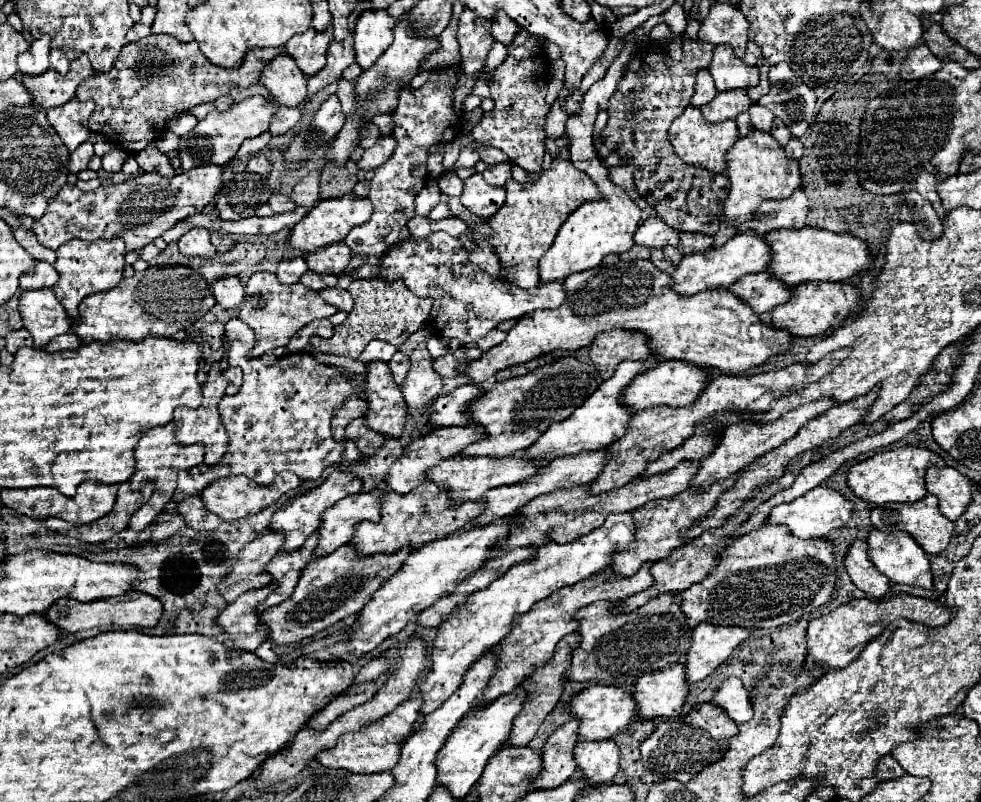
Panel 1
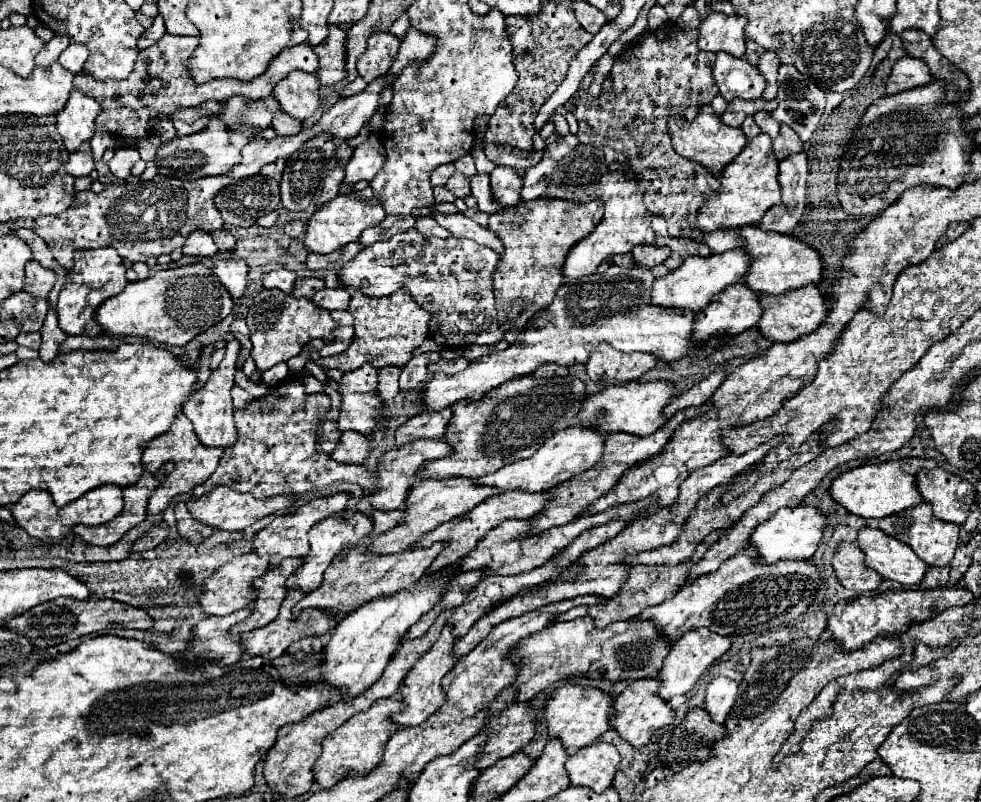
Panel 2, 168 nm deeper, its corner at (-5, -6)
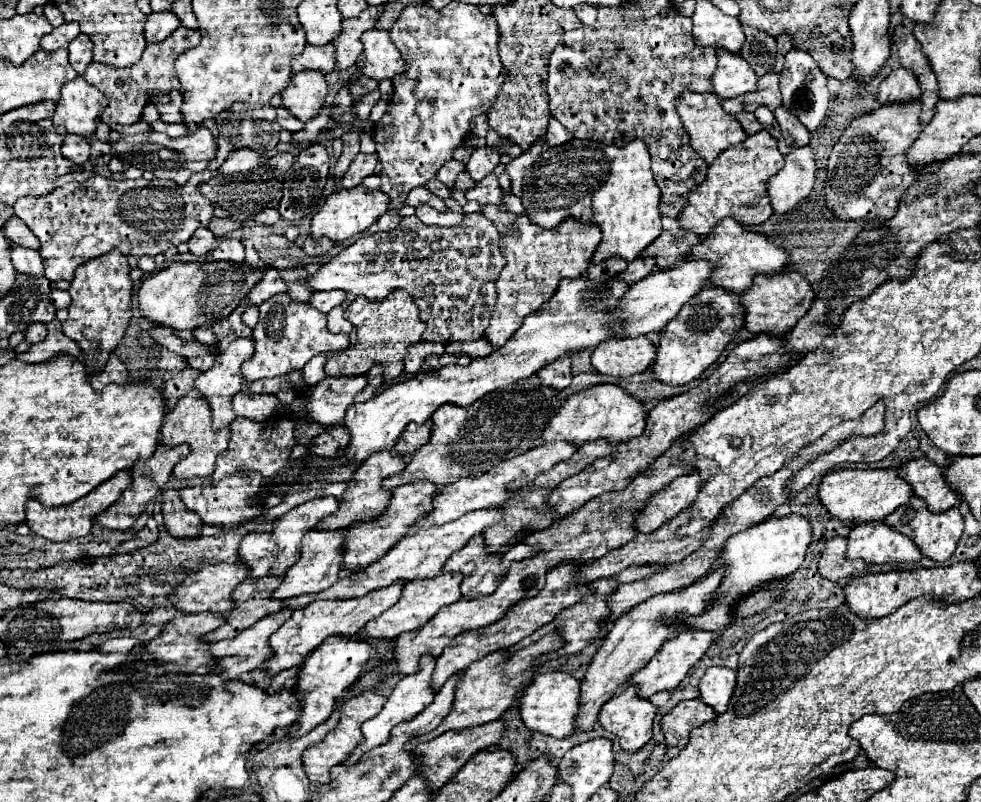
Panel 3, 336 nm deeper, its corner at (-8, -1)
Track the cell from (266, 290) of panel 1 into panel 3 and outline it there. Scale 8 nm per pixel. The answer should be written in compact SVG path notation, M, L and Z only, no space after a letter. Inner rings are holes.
M286 293L274 295L260 307L260 321L254 329L256 355L248 363L242 363L242 377L246 381L258 381L266 377L278 377L302 369L314 355L328 351L344 351L350 347L350 337L332 335L326 327L326 315L316 311L310 303L292 301Z

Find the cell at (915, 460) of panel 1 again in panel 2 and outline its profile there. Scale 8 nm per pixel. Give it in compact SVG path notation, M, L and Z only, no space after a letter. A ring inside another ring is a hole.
M899 458L899 460L883 462L883 464L859 466L859 468L843 472L839 478L833 480L831 496L835 502L839 502L843 508L847 508L855 516L861 516L861 518L891 516L923 502L923 496L917 490L915 476L921 468L935 468L935 466L937 462L925 460L925 458Z

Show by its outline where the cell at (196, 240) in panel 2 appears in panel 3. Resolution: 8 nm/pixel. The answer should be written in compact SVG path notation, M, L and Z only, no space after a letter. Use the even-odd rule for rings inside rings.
M200 227L192 235L192 239L188 241L188 247L190 247L190 253L194 253L198 257L204 257L206 253L210 253L216 247L216 237L214 237L214 233L210 229Z

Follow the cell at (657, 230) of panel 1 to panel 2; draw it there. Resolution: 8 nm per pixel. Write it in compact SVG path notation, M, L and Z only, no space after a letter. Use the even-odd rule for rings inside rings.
M639 244L633 248L633 258L637 264L653 268L655 264L661 264L669 258L671 250L667 246L657 246L657 244Z

